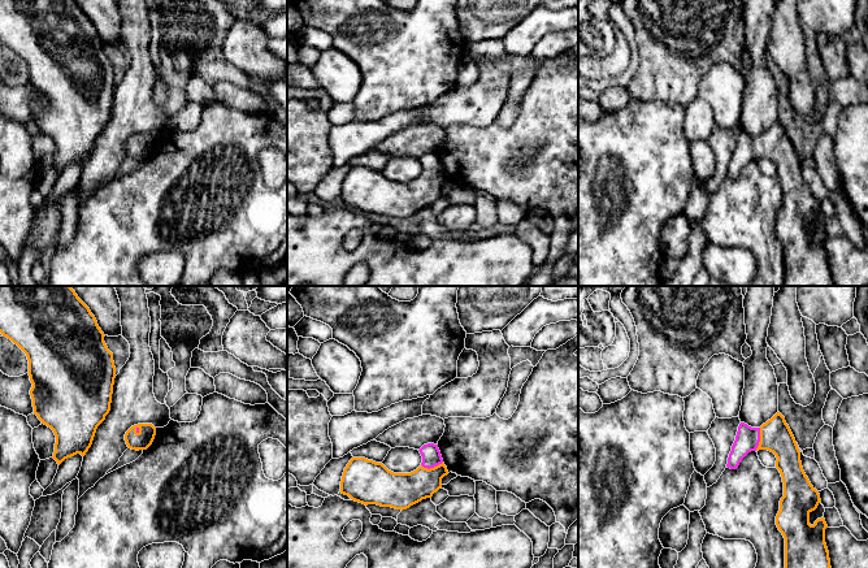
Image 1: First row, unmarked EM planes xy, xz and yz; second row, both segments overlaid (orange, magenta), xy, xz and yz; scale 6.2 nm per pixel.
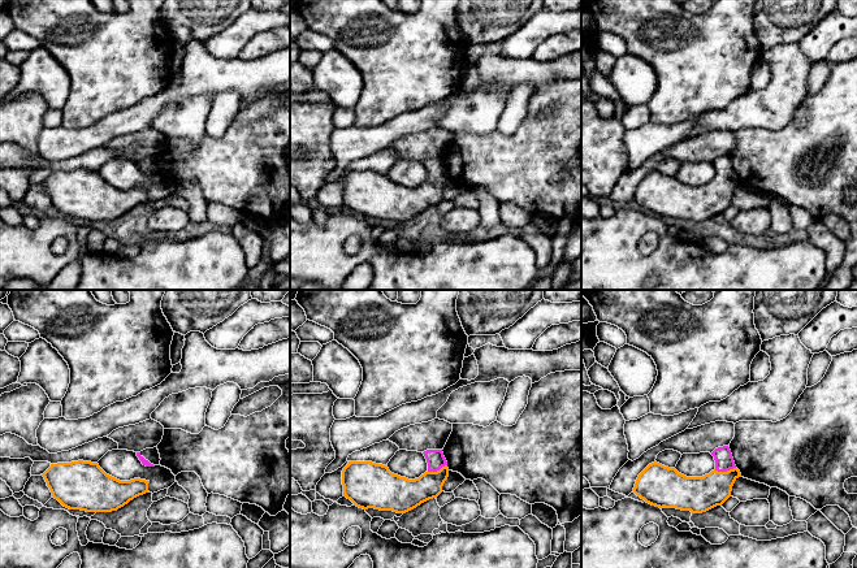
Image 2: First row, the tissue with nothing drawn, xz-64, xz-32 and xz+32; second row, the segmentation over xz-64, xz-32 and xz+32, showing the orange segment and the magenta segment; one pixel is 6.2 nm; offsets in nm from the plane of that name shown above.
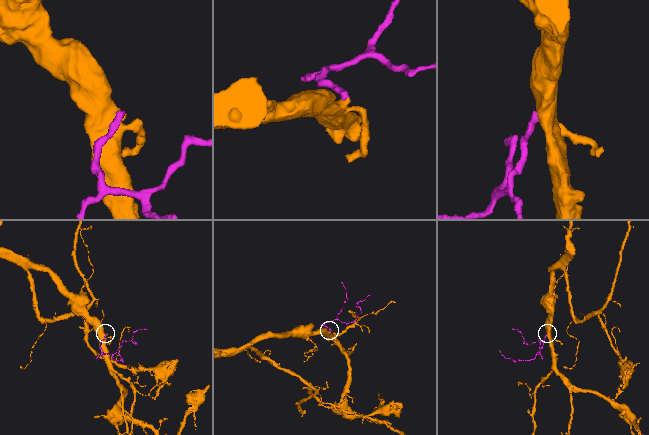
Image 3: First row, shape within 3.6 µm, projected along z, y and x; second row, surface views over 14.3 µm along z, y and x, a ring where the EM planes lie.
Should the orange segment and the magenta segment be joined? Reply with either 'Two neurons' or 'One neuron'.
One neuron

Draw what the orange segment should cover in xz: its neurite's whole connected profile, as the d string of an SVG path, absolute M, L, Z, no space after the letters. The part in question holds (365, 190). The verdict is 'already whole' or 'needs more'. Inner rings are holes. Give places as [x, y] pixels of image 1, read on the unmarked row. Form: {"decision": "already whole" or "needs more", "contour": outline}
{"decision": "needs more", "contour": "M428 152L420 159L421 174L411 182L394 182L382 172L352 166L344 177L340 200L352 209L395 218L407 218L431 207L448 183L438 153Z"}

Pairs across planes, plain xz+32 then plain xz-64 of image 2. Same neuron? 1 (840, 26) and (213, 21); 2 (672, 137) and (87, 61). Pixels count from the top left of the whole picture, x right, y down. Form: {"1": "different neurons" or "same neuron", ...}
{"1": "different neurons", "2": "different neurons"}

